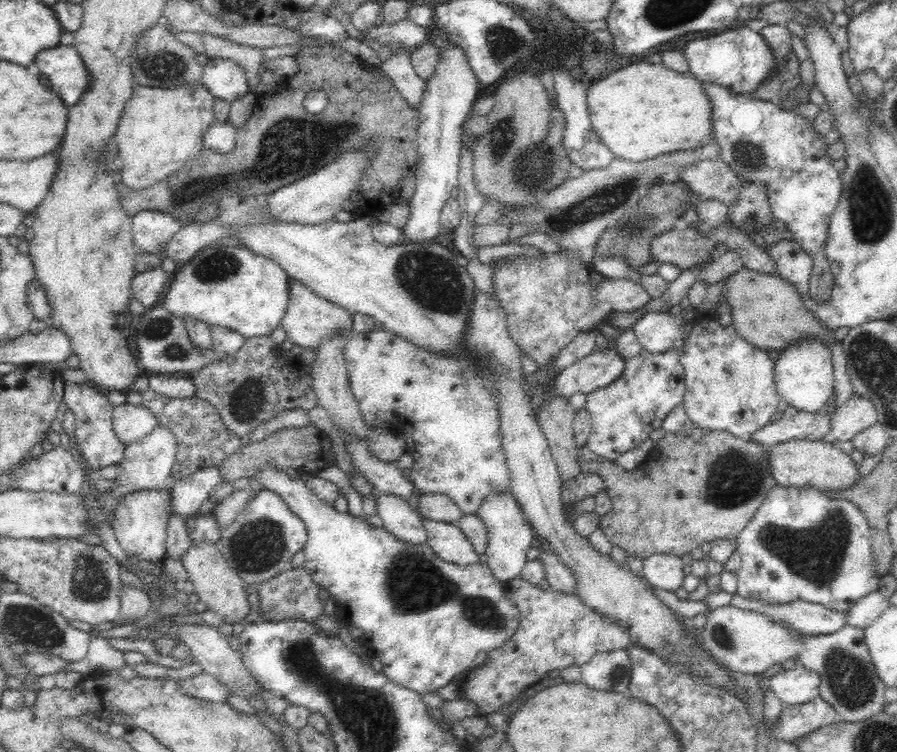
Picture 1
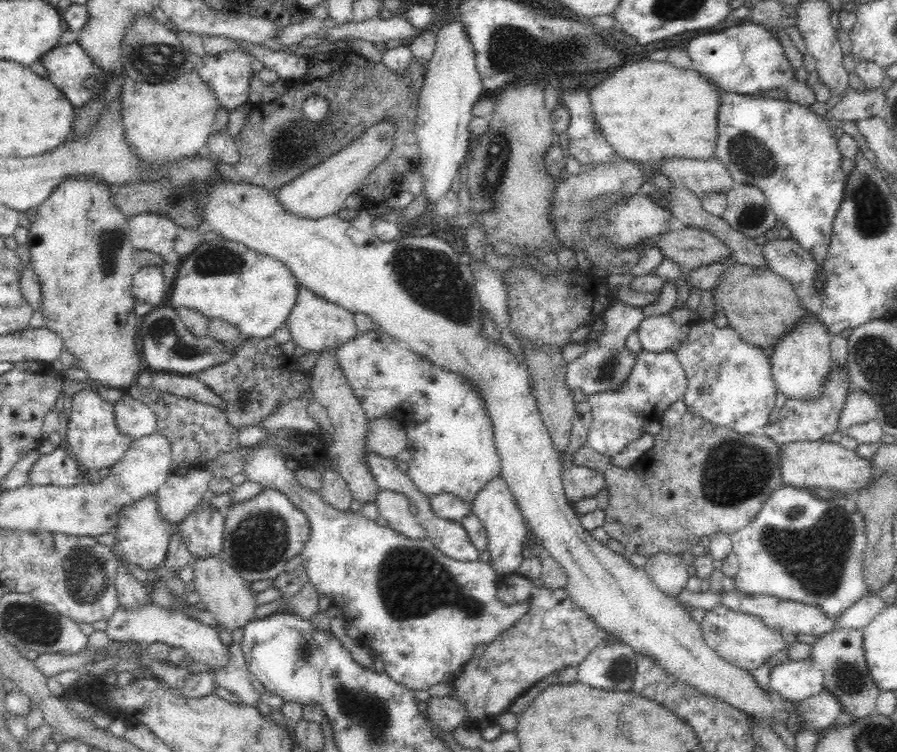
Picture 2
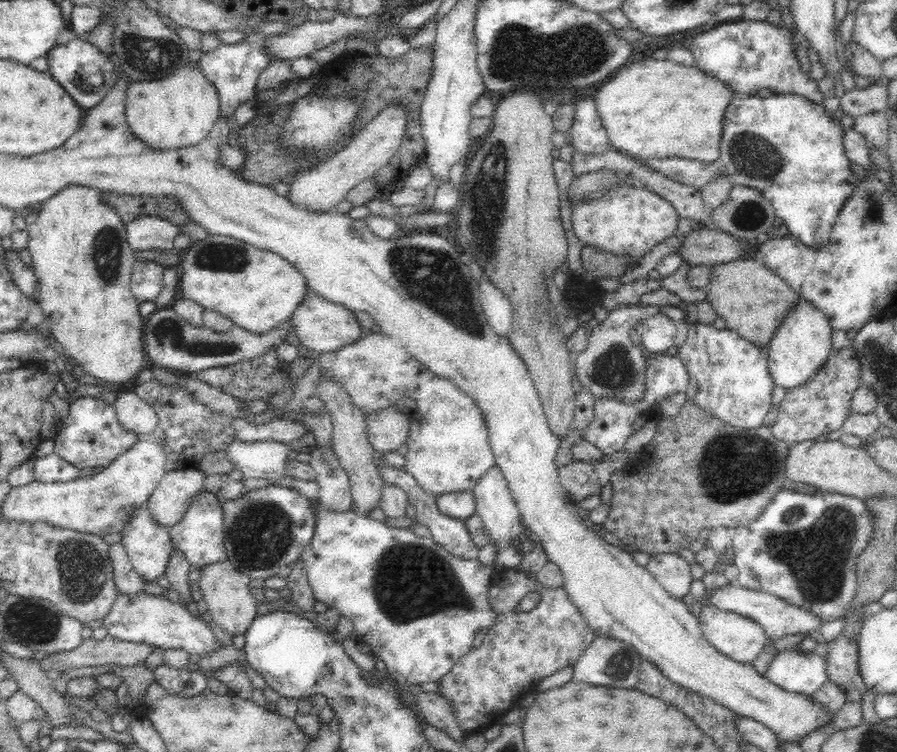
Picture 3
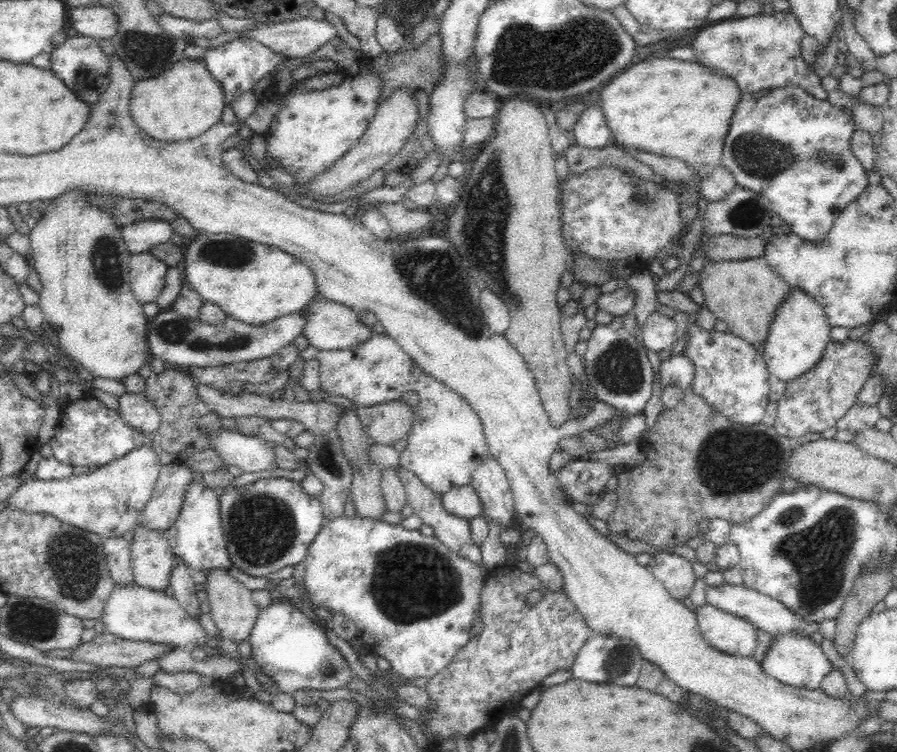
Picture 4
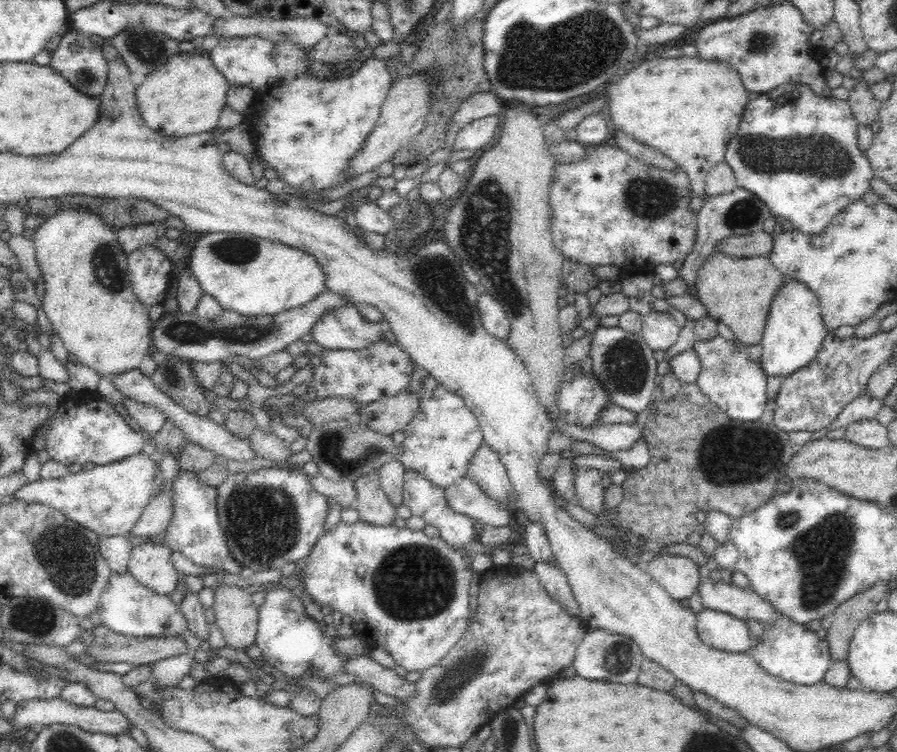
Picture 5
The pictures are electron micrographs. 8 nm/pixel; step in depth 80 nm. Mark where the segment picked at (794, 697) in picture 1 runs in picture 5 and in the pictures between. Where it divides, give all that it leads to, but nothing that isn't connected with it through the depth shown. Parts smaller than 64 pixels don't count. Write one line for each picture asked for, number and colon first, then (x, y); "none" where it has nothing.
2: (794, 681)
3: (796, 673)
4: (794, 660)
5: (790, 651)

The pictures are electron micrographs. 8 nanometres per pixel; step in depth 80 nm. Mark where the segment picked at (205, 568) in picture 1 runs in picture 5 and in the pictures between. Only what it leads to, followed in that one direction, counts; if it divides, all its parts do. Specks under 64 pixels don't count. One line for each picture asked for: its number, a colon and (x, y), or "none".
2: (227, 595)
3: (232, 606)
4: (232, 608)
5: (235, 615)

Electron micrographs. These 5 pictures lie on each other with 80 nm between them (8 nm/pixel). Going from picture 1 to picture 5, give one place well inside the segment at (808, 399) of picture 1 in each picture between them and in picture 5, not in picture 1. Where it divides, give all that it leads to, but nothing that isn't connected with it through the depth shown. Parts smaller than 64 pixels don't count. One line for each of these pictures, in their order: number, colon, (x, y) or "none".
2: (800, 365)
3: (801, 345)
4: (797, 338)
5: (794, 331)

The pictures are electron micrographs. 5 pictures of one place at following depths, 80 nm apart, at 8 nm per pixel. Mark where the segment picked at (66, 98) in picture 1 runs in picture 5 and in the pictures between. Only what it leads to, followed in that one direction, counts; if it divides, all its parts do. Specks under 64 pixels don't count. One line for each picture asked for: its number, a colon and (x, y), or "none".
2: (72, 72)
3: (87, 76)
4: (80, 63)
5: (78, 59)

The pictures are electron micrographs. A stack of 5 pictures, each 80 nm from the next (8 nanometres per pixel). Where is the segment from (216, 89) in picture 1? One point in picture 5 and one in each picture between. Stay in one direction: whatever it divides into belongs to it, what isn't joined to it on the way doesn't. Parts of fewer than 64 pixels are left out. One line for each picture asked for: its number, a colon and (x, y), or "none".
2: (227, 74)
3: (234, 69)
4: (237, 66)
5: (310, 128)

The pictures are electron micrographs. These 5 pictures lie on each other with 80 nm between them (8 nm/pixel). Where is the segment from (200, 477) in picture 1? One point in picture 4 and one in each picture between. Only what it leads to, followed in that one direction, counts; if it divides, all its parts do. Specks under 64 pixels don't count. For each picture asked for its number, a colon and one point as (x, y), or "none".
2: (180, 495)
3: (169, 502)
4: (165, 504)

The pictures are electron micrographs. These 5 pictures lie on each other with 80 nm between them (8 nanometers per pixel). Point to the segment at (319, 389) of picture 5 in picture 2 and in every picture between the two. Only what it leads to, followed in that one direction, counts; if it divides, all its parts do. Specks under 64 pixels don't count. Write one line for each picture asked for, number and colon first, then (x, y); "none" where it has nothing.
2: (450, 435)
3: (449, 450)
4: (446, 445)

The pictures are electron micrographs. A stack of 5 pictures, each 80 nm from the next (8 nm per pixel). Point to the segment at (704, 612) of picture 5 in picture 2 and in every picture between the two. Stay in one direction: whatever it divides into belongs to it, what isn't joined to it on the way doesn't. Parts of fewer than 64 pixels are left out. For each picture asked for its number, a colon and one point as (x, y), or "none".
2: (742, 639)
3: (738, 637)
4: (733, 635)

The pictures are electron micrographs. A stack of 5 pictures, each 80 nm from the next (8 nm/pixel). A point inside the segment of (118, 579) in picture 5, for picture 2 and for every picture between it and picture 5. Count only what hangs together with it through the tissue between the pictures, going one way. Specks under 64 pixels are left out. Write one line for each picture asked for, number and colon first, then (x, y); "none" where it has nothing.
2: (150, 623)
3: (146, 619)
4: (133, 612)

